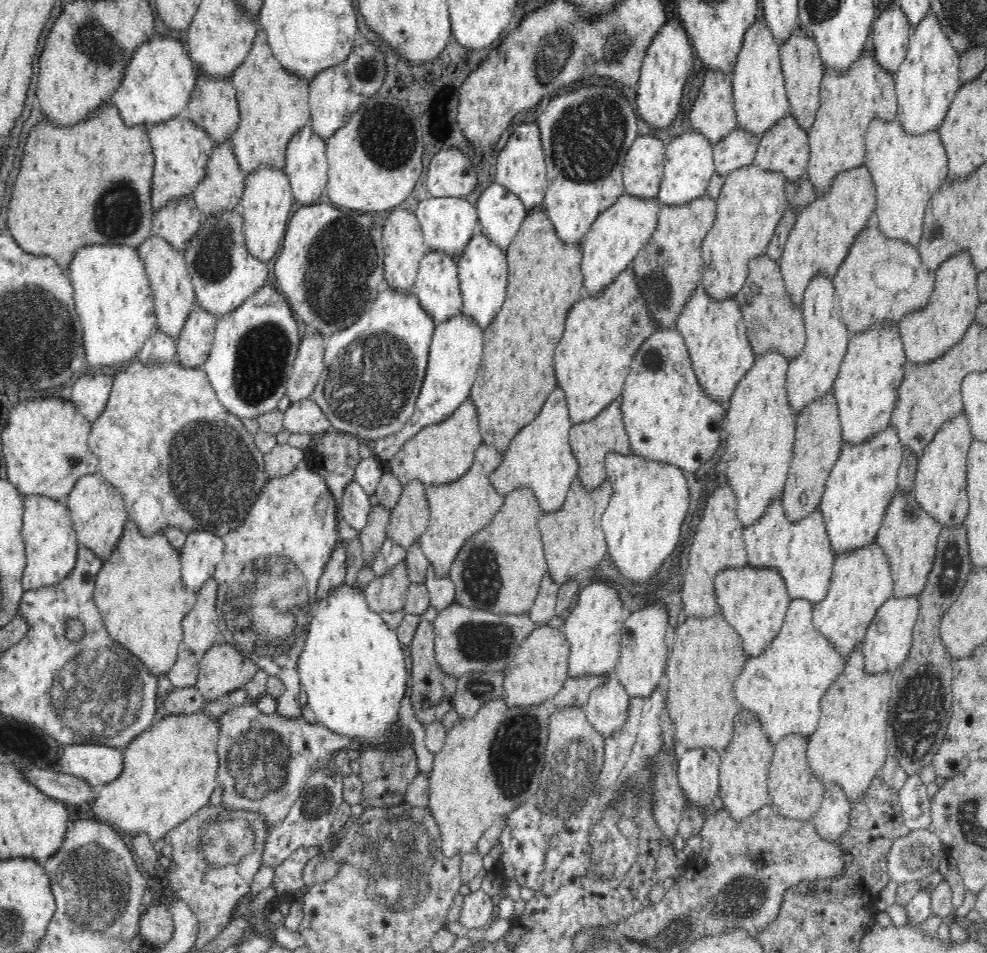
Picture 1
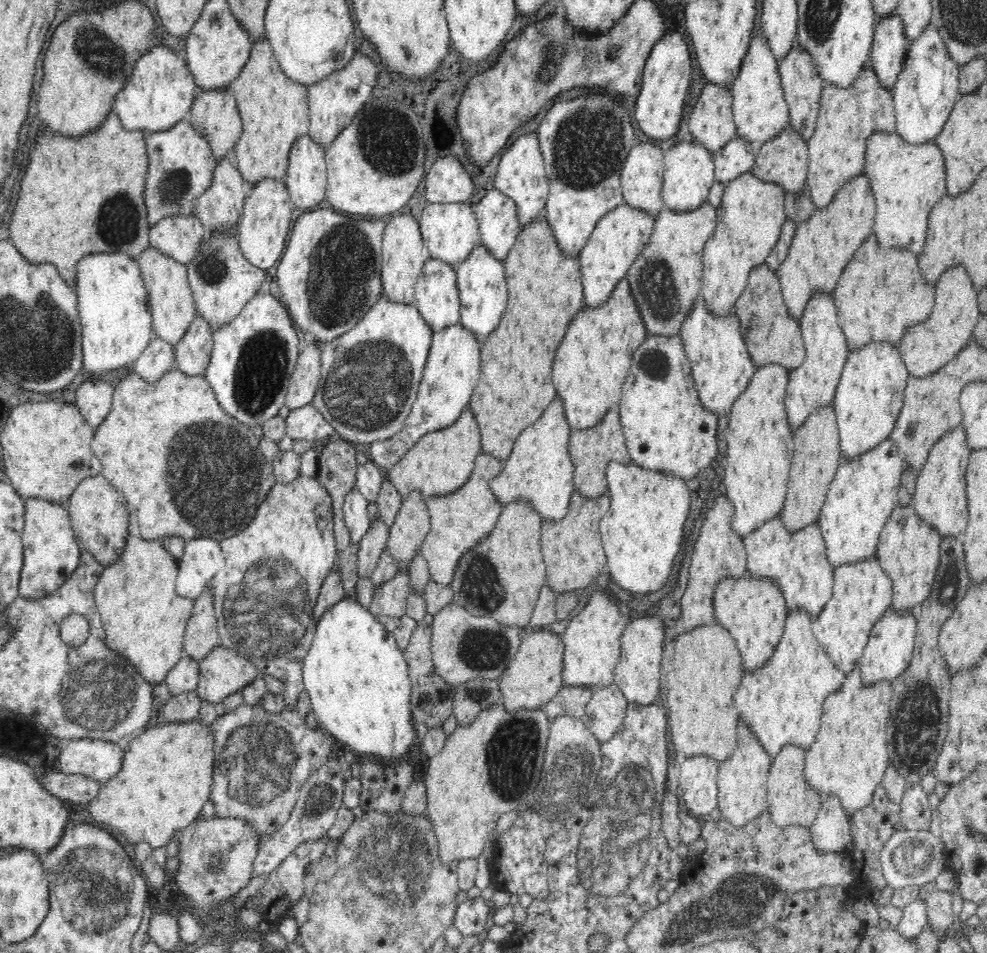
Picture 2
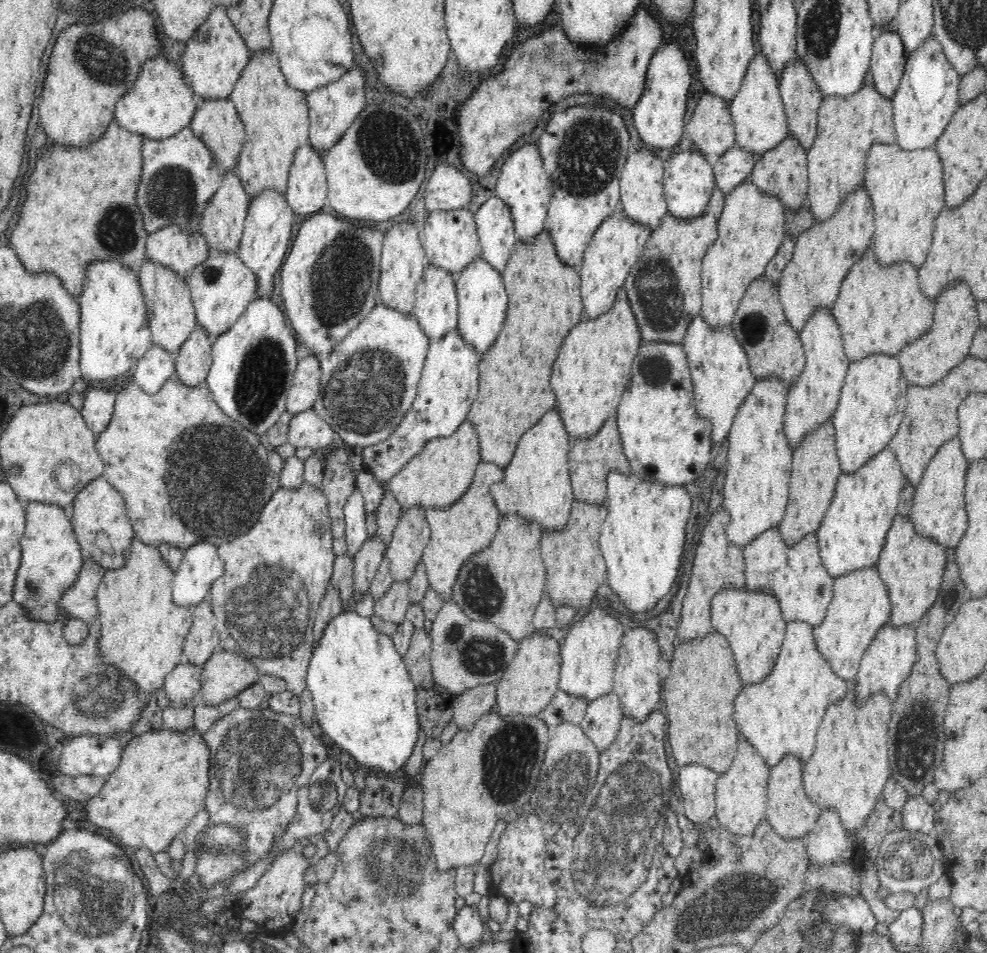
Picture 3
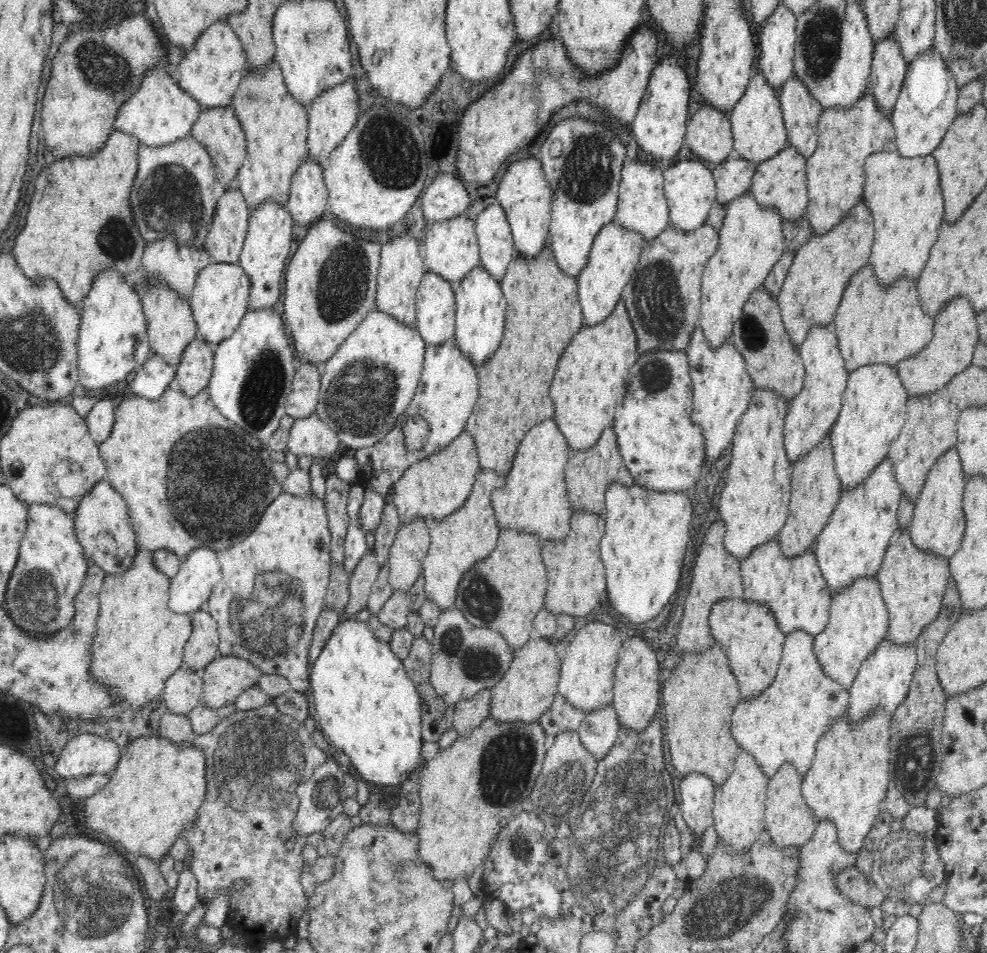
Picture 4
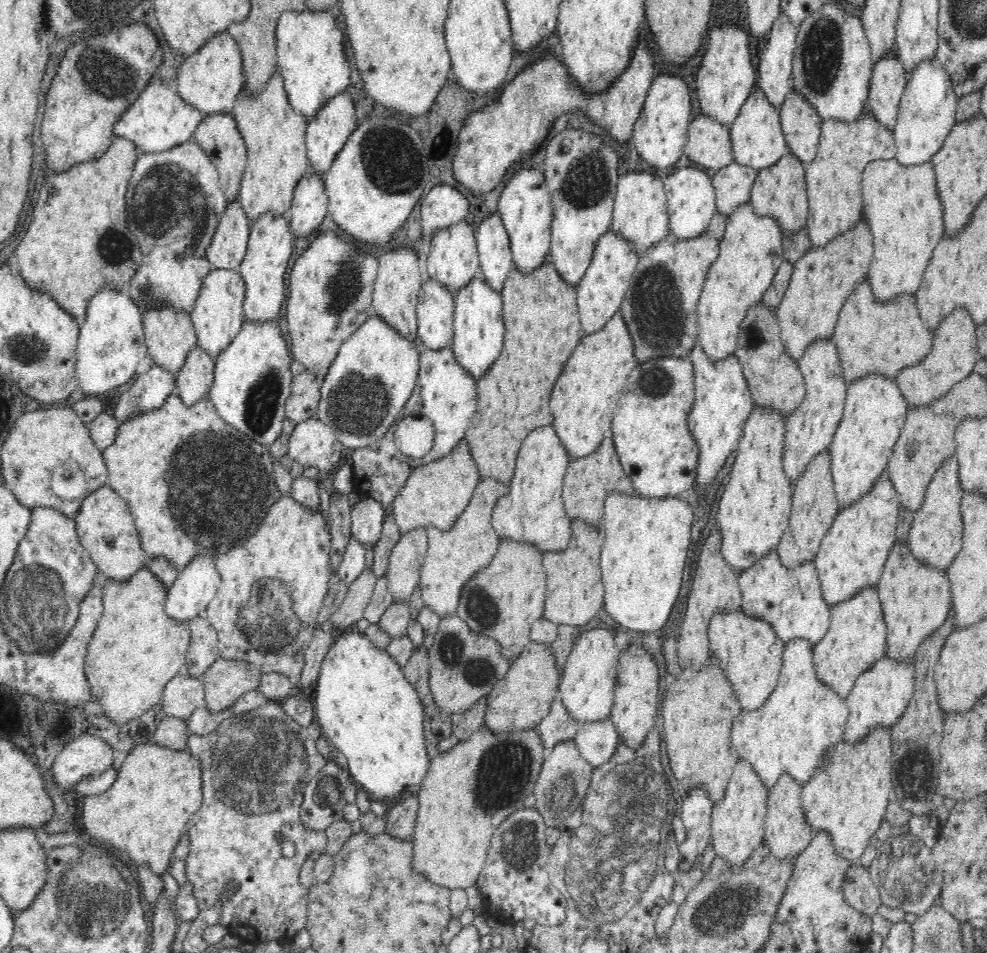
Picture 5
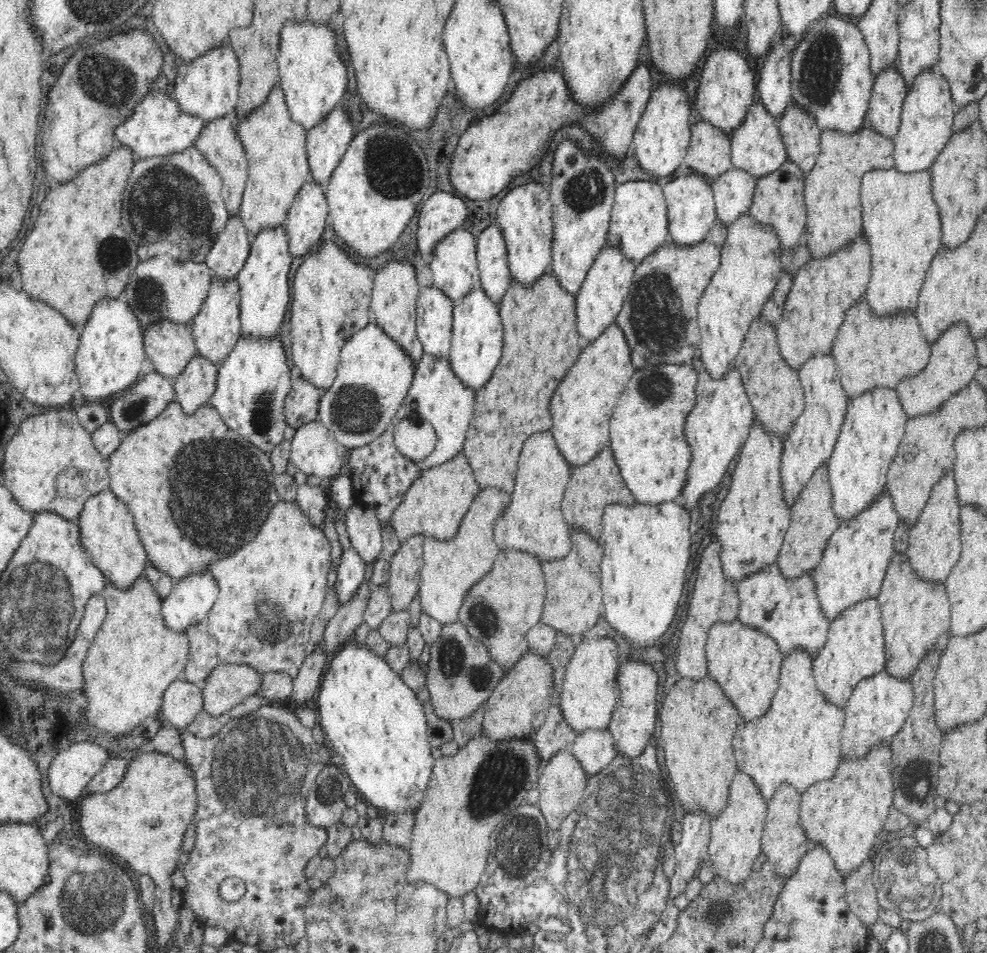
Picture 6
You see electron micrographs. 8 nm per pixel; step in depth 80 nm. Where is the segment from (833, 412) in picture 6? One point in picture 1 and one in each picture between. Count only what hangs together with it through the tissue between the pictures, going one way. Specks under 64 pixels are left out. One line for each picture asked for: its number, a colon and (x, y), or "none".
1: (810, 375)
2: (813, 384)
3: (812, 399)
4: (811, 414)
5: (809, 430)

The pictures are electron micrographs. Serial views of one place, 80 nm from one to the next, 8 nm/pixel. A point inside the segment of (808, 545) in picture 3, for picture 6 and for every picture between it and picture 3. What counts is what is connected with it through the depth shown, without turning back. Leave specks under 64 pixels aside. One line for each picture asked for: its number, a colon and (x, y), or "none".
4: (792, 588)
5: (790, 600)
6: (787, 609)

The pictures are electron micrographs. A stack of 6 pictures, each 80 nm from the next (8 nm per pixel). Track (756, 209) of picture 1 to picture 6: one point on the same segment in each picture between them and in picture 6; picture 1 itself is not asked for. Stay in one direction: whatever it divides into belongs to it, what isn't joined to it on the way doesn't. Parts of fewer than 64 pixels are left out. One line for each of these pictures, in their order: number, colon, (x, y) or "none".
2: (751, 215)
3: (750, 231)
4: (751, 240)
5: (751, 251)
6: (750, 267)

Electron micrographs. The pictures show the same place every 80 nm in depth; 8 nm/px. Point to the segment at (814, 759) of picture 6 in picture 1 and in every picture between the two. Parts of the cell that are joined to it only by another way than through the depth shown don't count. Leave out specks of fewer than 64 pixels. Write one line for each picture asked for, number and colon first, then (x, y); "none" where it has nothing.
1: (784, 687)
2: (782, 703)
3: (781, 716)
4: (784, 725)
5: (802, 720)

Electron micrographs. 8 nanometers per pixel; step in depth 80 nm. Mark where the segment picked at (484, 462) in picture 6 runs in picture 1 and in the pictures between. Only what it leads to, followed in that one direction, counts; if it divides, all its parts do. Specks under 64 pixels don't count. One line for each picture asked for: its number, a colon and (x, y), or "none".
1: (516, 375)
2: (545, 286)
3: (514, 382)
4: (543, 314)
5: (540, 310)

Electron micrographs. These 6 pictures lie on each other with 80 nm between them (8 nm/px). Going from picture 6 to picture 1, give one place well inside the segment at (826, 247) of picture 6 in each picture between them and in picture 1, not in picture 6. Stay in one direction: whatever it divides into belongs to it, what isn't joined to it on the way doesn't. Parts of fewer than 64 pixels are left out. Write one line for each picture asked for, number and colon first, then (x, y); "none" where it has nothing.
1: (849, 101)
2: (847, 116)
3: (847, 126)
4: (846, 136)
5: (834, 178)

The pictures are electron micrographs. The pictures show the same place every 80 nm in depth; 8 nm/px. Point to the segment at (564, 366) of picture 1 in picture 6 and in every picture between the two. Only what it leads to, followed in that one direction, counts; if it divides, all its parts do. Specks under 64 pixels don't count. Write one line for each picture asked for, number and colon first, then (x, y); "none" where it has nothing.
2: (591, 365)
3: (593, 368)
4: (592, 377)
5: (583, 401)
6: (582, 407)

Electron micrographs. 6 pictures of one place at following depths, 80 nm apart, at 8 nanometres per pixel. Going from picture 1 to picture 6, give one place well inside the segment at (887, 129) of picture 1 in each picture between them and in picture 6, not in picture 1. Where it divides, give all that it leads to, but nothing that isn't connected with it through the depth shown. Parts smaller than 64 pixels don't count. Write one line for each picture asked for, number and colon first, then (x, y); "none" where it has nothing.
2: (908, 181)
3: (907, 189)
4: (905, 196)
5: (904, 212)
6: (902, 222)

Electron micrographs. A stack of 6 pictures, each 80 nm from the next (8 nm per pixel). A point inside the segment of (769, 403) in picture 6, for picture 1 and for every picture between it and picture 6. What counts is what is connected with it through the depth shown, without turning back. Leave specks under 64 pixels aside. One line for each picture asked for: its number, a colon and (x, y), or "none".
1: (774, 323)
2: (771, 334)
3: (773, 348)
4: (773, 362)
5: (775, 381)

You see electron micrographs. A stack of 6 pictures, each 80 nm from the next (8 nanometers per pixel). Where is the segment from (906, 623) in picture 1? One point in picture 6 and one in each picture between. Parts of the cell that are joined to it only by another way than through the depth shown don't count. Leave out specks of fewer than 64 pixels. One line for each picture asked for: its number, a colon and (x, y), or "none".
2: (887, 654)
3: (885, 665)
4: (885, 677)
5: (880, 696)
6: (881, 704)

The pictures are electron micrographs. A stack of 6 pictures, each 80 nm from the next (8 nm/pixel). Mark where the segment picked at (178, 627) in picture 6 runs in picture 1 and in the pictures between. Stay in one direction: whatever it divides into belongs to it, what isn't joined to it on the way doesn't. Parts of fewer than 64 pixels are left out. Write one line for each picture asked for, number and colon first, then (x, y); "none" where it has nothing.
1: (202, 550)
2: (202, 557)
3: (201, 565)
4: (198, 573)
5: (188, 596)

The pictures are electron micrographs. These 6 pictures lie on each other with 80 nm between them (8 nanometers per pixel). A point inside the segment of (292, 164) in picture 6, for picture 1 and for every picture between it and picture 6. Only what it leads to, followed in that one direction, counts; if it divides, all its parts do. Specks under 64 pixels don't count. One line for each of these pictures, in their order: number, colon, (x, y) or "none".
1: (273, 104)
2: (274, 110)
3: (276, 116)
4: (275, 124)
5: (274, 133)

